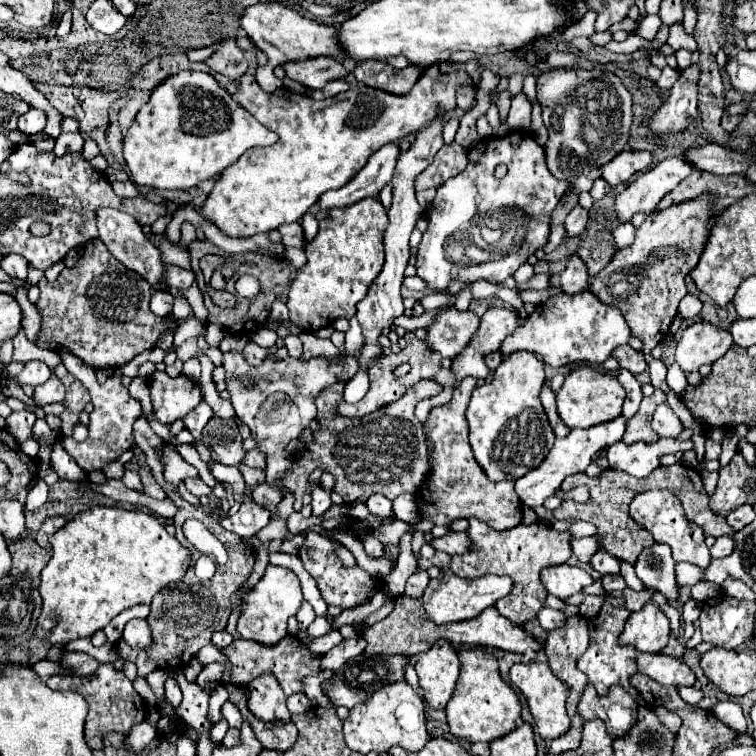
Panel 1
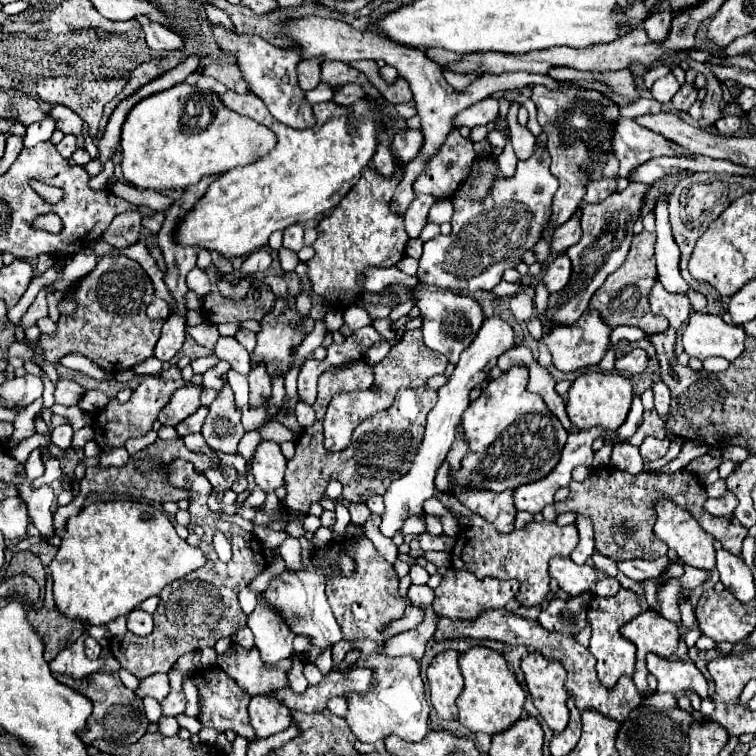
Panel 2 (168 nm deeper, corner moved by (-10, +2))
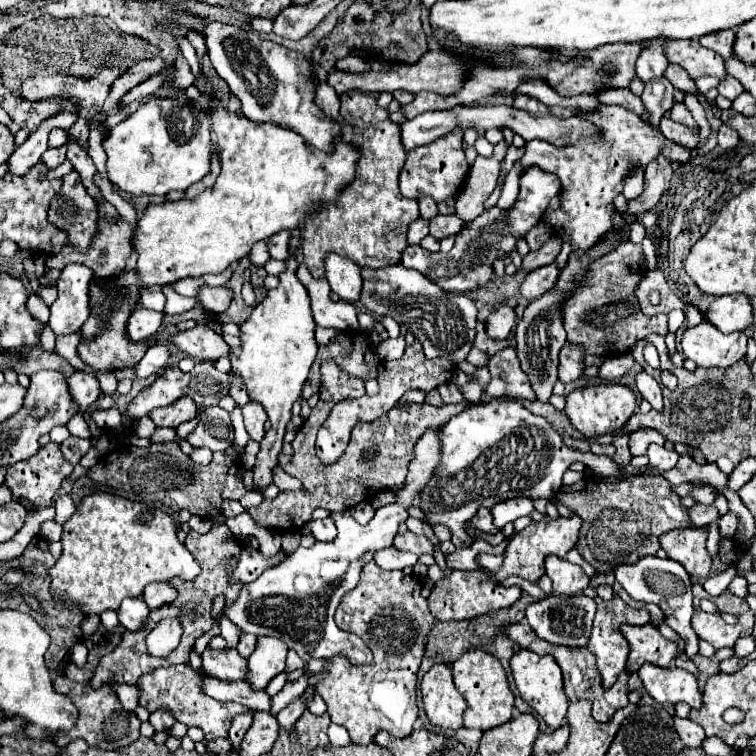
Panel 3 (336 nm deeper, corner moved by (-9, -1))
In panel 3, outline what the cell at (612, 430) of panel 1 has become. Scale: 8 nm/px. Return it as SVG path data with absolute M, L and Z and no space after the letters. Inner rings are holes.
M511 498L507 502L499 502L499 506L493 508L493 522L495 526L503 528L507 522L515 522L521 516L529 516L533 510L535 506L529 498Z

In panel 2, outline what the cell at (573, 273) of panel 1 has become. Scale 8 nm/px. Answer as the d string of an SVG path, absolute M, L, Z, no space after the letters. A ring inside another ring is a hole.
M562 253L546 265L542 283L546 285L548 293L556 293L560 291L560 287L564 287L564 283L568 283L568 275L570 275L570 263L568 257Z

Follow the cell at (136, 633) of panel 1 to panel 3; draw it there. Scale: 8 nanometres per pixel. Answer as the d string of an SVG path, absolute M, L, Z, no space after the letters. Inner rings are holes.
M125 598L117 614L119 622L131 632L131 630L141 630L141 626L147 622L149 608L141 598Z

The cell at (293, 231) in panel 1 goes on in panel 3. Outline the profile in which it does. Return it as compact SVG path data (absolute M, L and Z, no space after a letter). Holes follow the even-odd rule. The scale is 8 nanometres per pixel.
M281 230L279 234L273 234L269 242L269 254L275 260L287 260L289 258L289 240L291 240L291 230Z

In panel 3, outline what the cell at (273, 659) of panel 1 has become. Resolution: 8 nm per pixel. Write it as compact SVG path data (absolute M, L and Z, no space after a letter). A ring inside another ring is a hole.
M207 648L203 654L203 670L209 676L215 676L219 680L231 680L235 682L235 678L247 678L247 660L243 656L239 656L237 650L211 650Z

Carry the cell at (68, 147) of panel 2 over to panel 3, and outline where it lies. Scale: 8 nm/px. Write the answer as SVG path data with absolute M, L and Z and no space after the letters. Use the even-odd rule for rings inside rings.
M59 146L59 148L47 148L47 152L41 156L41 160L43 160L49 168L57 168L57 166L65 160L65 152L67 152L65 146Z

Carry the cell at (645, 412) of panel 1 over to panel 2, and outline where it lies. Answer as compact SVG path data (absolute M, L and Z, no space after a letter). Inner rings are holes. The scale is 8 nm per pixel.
M646 411L644 413L644 421L642 421L642 425L638 427L638 431L628 439L632 445L636 445L636 447L640 447L642 445L642 441L646 439L646 437L658 437L658 439L666 439L668 437L668 431L666 431L666 427L664 427L664 421L654 413L654 411Z

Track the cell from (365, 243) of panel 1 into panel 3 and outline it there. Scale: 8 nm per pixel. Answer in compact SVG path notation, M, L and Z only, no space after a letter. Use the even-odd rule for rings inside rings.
M349 90L341 96L341 114L345 120L357 126L357 134L363 138L355 140L361 150L357 162L355 180L341 192L339 200L325 204L309 220L315 228L303 228L301 262L307 264L315 278L325 278L323 258L335 252L351 258L363 268L385 268L399 264L401 252L407 248L407 226L419 218L419 204L403 198L399 192L399 170L405 162L405 150L401 144L399 126L389 120L389 112L383 110L371 94Z

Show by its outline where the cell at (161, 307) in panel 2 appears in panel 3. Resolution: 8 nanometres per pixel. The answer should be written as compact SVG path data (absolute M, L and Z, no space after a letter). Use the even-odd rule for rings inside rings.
M137 308L129 322L127 322L127 334L131 340L141 340L141 338L151 338L159 326L161 326L163 314L155 312L155 310L145 310L145 308Z

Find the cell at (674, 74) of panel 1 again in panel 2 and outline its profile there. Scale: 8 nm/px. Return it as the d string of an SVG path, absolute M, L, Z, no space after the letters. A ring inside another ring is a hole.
M668 73L666 77L658 79L658 81L652 85L650 93L652 93L652 97L654 97L656 101L660 101L660 103L668 103L668 101L676 95L676 91L678 91L678 89L680 89L678 81L674 79L674 75L672 75L672 73Z

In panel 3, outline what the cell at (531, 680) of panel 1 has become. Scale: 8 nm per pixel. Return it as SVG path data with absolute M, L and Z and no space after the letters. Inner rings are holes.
M519 650L511 658L511 670L513 670L513 678L515 678L515 684L519 688L521 698L545 720L545 724L553 730L563 726L567 722L565 714L567 714L569 700L563 692L563 676L561 676L561 670L559 670L559 664L555 662L555 658L537 656L529 650Z

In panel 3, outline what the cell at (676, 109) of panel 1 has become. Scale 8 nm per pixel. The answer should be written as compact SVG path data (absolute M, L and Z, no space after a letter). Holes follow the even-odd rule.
M675 102L671 108L671 120L685 124L685 126L695 126L695 120L691 116L691 112L687 110L687 106L683 102Z

